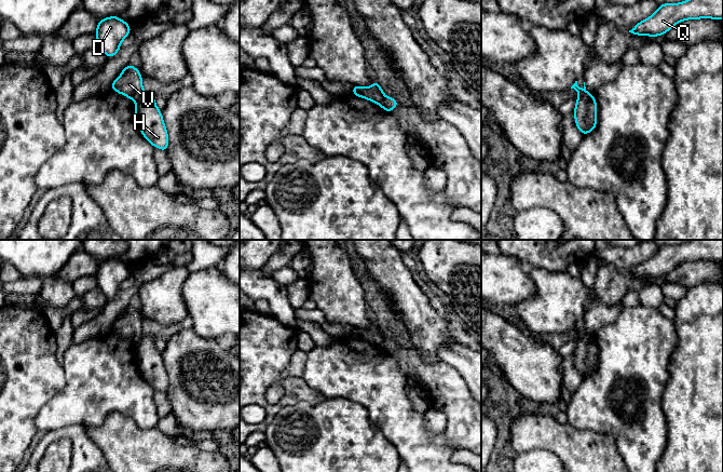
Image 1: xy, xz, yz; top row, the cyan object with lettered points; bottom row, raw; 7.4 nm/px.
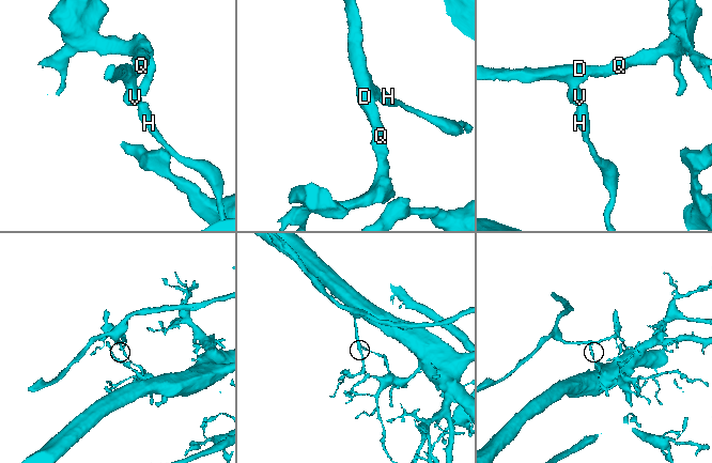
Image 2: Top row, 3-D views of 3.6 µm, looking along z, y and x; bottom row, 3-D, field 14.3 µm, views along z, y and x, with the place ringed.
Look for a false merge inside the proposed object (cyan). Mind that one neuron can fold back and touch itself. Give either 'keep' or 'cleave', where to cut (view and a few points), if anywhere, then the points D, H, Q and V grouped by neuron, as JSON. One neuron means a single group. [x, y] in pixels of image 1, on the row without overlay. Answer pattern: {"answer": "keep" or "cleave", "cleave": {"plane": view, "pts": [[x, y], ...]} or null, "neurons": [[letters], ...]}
{"answer": "cleave", "cleave": {"plane": "xy", "pts": [[144, 335], [136, 345]]}, "neurons": [["D", "Q", "V"], ["H"]]}

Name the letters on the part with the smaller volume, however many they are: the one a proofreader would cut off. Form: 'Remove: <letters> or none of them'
Remove: D, Q, V

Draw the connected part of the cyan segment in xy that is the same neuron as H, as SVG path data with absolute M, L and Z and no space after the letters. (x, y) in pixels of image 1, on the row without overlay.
M144 335L136 345L135 355L138 370L144 379L164 394L168 390L168 376L161 352L155 348L155 338Z

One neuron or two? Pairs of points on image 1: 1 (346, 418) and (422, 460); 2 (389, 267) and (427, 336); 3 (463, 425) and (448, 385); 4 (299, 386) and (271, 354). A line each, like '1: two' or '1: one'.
1: two
2: one
3: one
4: one

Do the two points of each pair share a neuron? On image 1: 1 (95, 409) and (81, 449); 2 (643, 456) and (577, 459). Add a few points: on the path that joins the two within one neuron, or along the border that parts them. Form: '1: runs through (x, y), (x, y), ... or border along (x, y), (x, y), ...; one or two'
1: border along (85, 427), (69, 425), (60, 428); two
2: border along (609, 434), (622, 460); two

